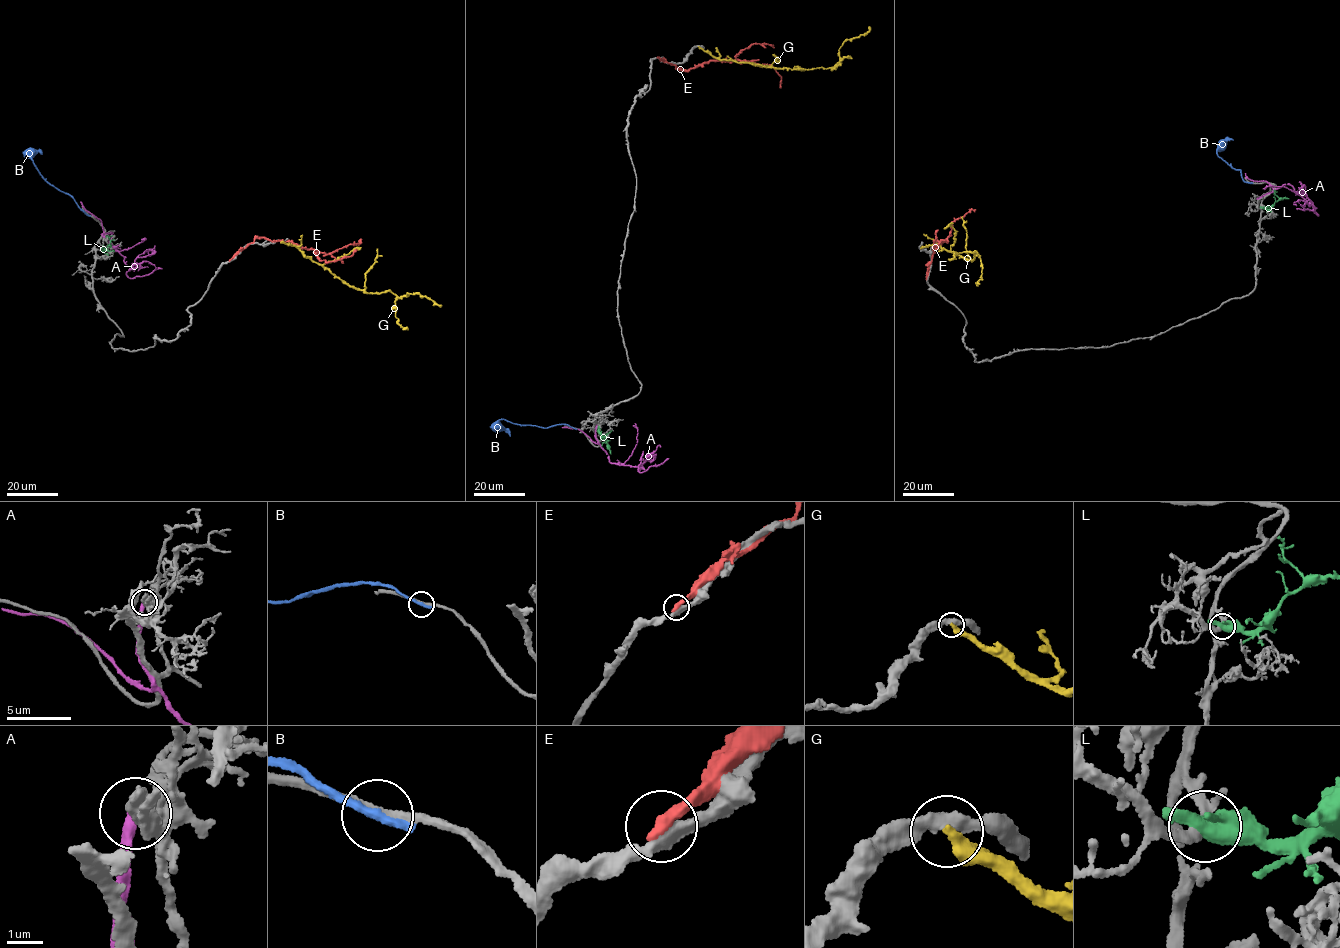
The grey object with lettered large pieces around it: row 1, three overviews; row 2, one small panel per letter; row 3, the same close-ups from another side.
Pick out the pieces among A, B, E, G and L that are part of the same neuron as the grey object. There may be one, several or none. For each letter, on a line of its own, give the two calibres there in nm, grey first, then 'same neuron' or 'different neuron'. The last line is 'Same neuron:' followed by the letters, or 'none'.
A: calibres 360 and 360 nm; different neuron
B: calibres 280 and 360 nm; different neuron
E: calibres 380 and 380 nm; different neuron
G: calibres 400 and 440 nm; different neuron
L: calibres 220 and 500 nm; different neuron
Same neuron: none

